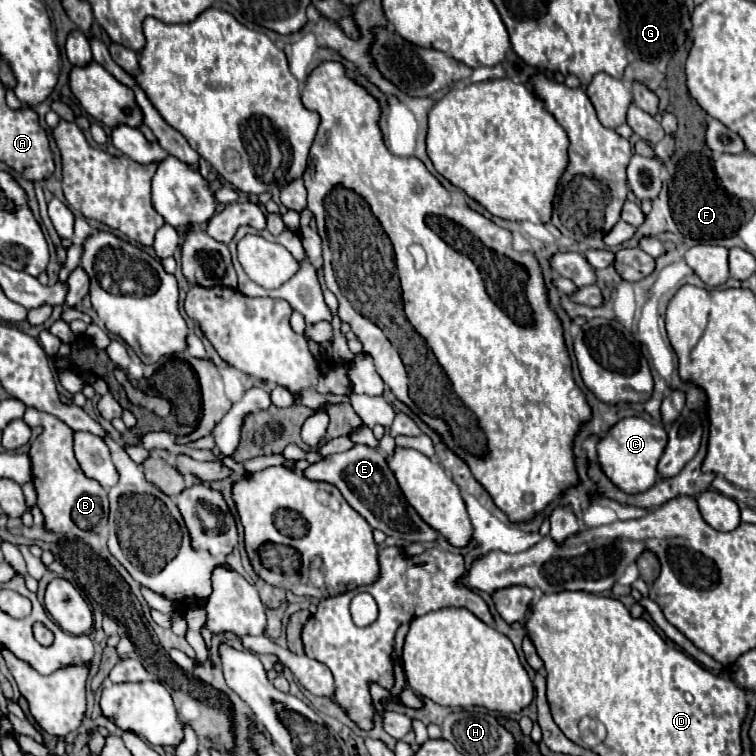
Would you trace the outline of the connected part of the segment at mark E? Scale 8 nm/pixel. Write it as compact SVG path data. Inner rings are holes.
M356 445L344 453L328 455L320 463L310 465L304 475L314 481L326 481L340 489L344 499L350 503L352 509L356 509L374 529L384 531L388 537L394 537L398 541L406 543L434 543L438 539L436 529L432 529L418 513L412 509L412 505L404 499L394 473L390 471L386 457L380 455L376 449L370 449L366 445Z

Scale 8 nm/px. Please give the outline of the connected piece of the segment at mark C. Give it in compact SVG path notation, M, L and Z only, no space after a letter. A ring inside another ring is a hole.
M642 417L622 419L614 427L610 427L608 433L600 437L596 445L600 469L624 493L648 491L658 481L656 465L666 447L666 441L668 441L668 435L662 425L652 425Z

